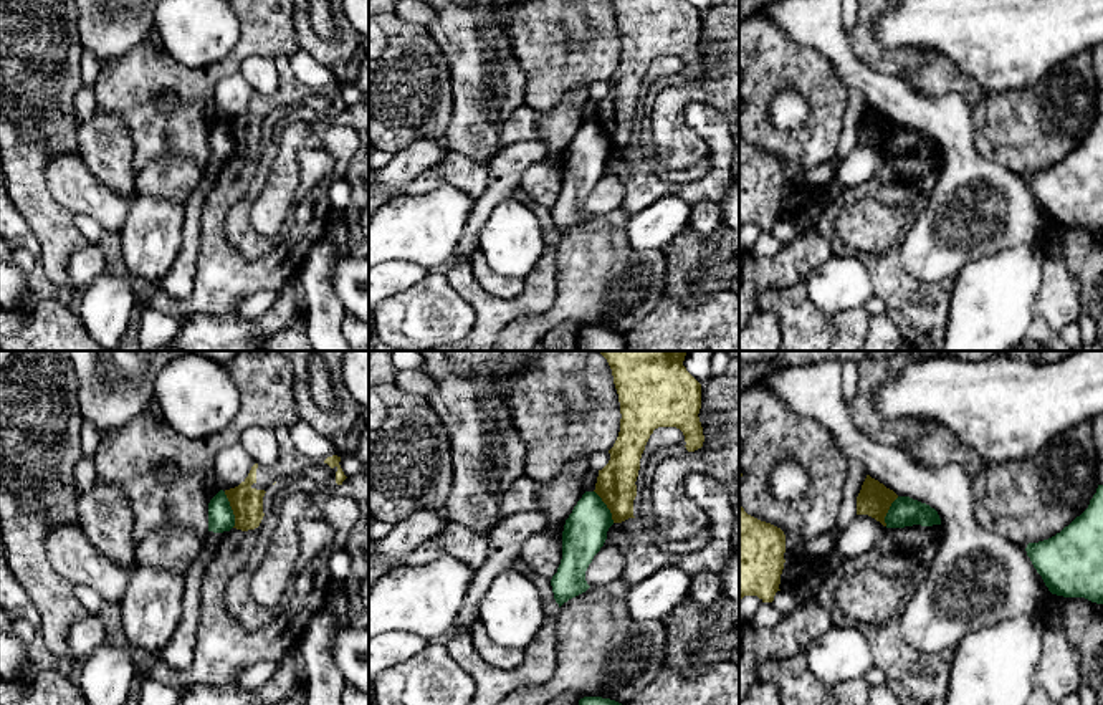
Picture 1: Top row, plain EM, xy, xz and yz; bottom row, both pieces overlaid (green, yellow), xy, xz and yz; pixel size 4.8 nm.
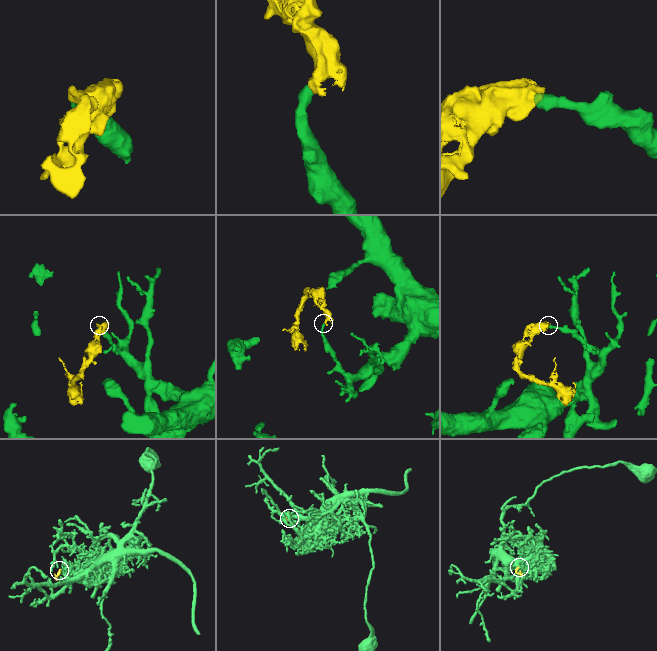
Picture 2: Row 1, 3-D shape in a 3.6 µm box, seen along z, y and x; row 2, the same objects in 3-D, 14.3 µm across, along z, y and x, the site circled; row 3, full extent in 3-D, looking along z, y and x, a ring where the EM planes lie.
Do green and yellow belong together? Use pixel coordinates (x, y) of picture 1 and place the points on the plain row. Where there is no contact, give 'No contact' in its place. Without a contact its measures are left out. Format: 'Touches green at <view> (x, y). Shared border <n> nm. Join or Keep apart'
Touches green at xy (232, 139). Shared border 180 nm. Keep apart

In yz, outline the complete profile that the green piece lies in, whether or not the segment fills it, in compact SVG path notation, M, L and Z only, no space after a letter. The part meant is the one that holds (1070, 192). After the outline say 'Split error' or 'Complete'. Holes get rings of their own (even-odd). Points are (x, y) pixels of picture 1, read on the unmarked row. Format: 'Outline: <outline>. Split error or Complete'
Outline: M1103 114L1068 156L1025 180L1052 223L1103 233Z. Complete

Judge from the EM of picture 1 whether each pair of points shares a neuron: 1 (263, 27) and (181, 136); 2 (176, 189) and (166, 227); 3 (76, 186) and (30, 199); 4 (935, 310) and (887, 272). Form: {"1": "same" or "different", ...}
{"1": "same", "2": "different", "3": "different", "4": "same"}

